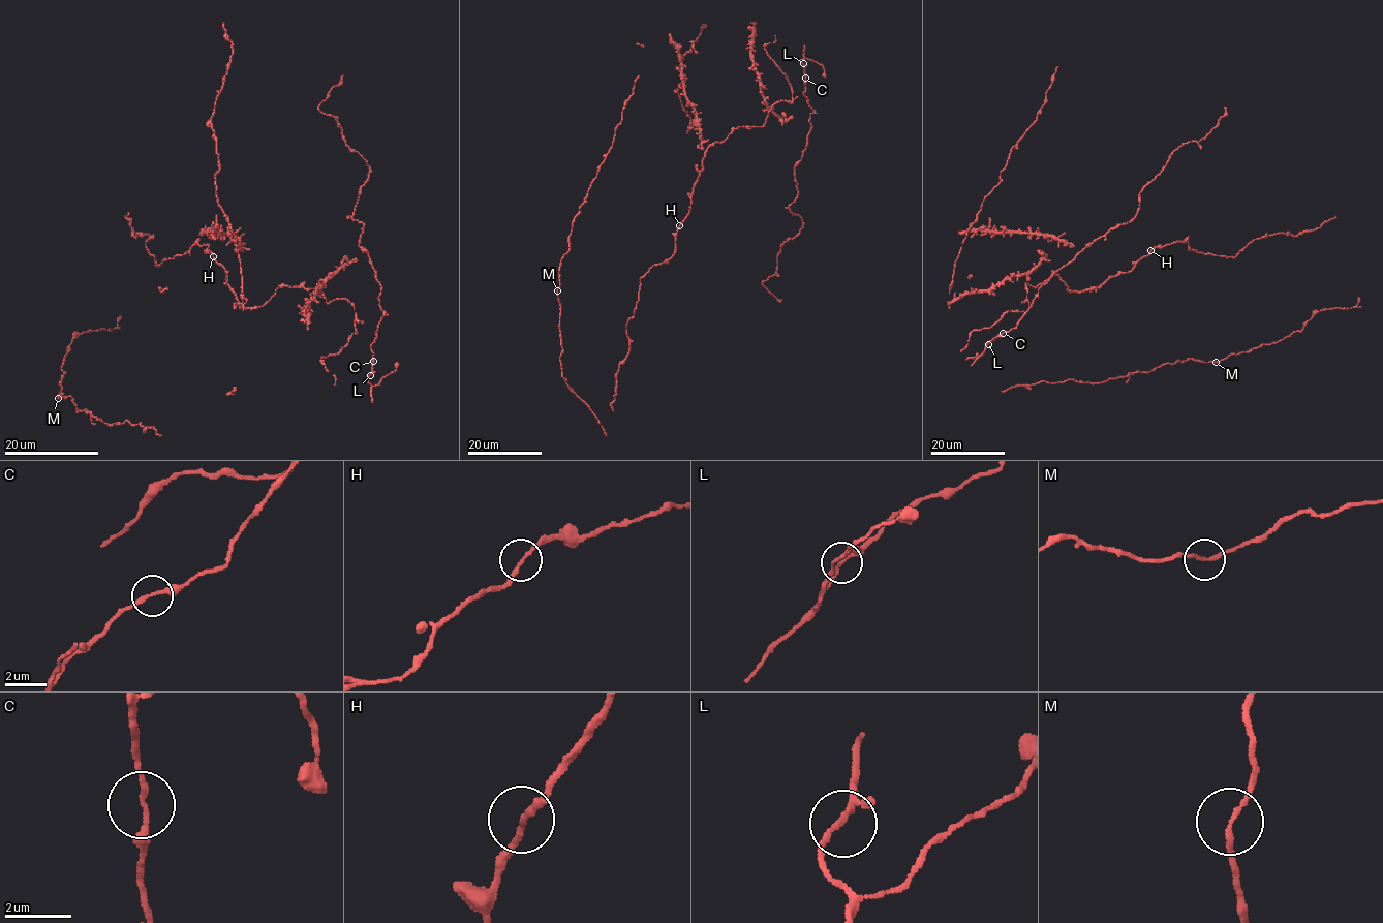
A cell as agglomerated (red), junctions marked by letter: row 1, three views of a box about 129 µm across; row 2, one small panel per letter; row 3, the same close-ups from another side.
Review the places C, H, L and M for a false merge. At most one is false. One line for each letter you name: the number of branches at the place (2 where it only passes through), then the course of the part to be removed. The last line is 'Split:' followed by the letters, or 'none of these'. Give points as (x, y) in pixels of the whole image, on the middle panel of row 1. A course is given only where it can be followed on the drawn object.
Split: none of these

